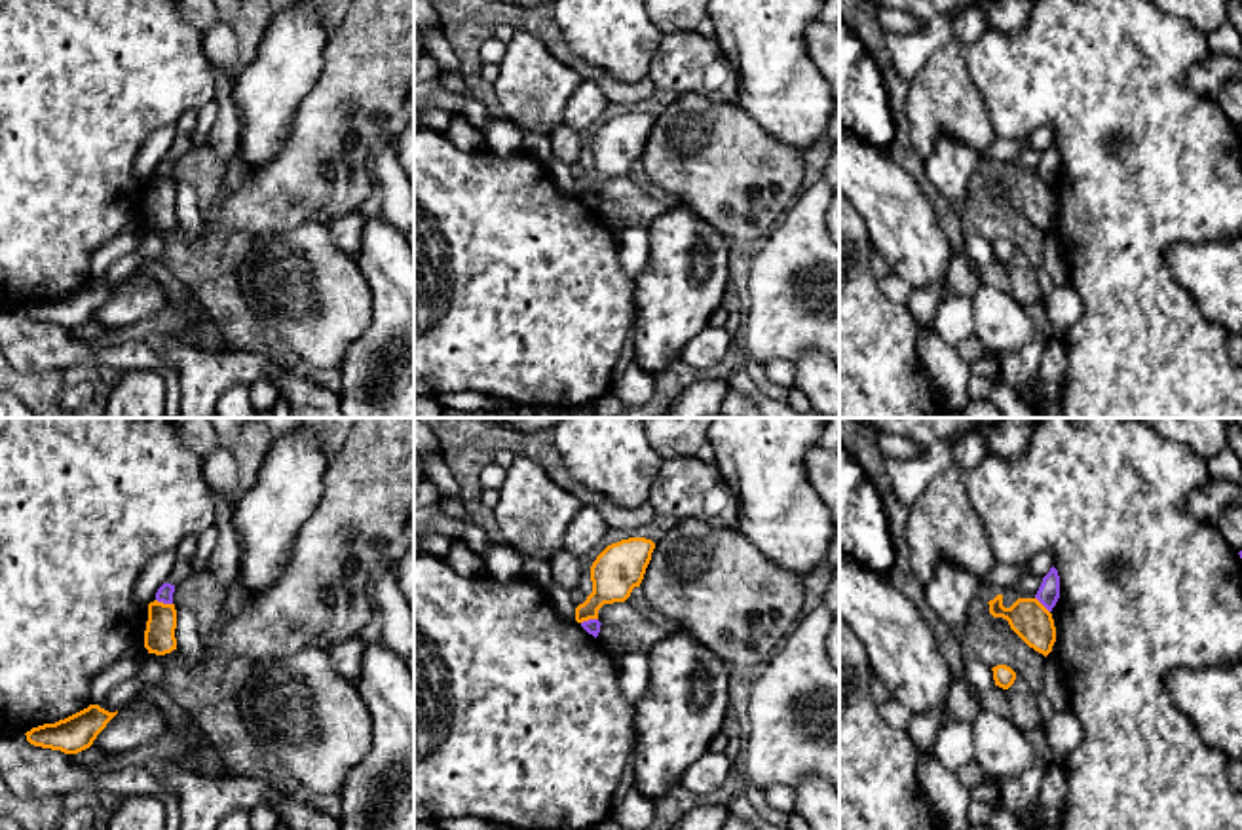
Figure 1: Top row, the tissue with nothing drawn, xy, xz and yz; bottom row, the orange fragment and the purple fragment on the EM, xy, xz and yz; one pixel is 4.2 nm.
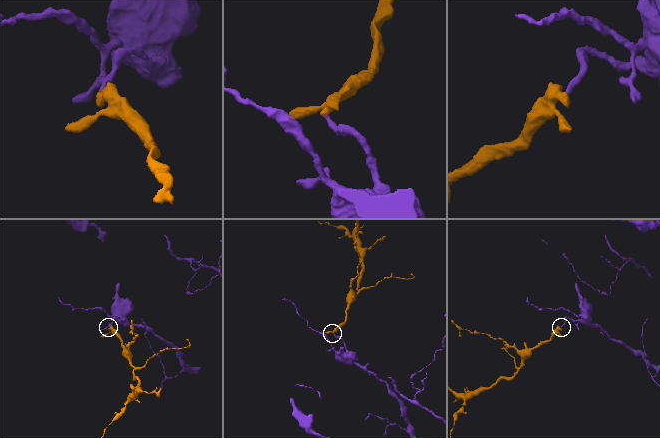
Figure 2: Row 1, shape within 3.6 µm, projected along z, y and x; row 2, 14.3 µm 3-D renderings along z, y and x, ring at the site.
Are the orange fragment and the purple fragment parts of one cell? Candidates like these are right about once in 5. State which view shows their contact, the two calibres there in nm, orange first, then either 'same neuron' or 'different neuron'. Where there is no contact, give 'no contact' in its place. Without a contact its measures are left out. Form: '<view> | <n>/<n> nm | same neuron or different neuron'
xy | 130/70 nm | different neuron

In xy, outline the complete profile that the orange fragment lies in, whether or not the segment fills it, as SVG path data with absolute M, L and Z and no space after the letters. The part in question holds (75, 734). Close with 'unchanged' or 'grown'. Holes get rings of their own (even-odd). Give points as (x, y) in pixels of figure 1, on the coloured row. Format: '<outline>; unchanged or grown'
M89 705L65 720L32 727L25 735L34 746L78 754L93 745L116 714L118 710L108 712L99 705Z; unchanged

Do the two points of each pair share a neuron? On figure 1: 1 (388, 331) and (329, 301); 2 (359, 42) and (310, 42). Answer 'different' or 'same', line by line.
1: different
2: different

